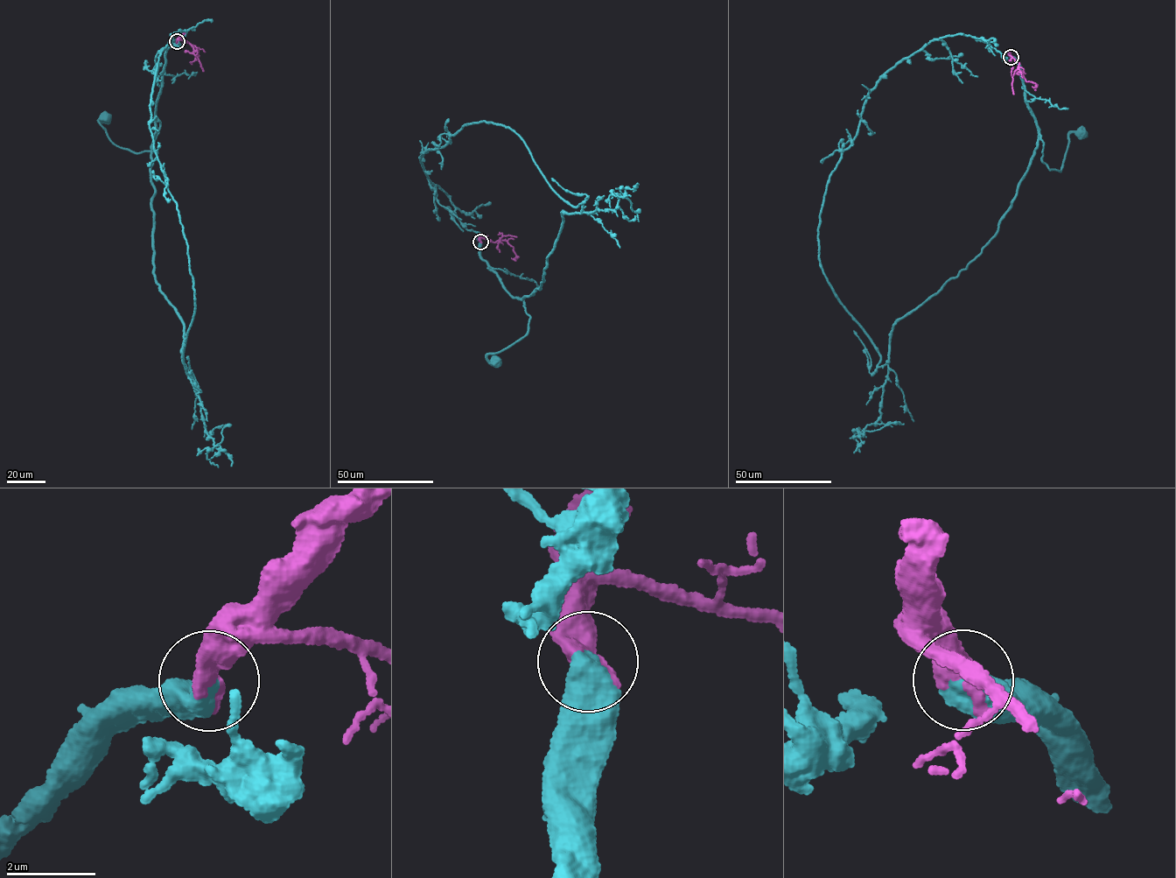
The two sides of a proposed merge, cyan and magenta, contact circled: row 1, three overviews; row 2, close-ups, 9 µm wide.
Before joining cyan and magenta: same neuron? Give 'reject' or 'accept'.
accept

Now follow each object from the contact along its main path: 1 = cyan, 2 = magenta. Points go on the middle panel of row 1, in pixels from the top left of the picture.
1: (479, 241), (479, 256), (509, 294), (524, 301), (530, 318), (523, 337), (487, 354), (496, 361)
2: (479, 241), (483, 237), (493, 242), (506, 241), (517, 256), (511, 258)

